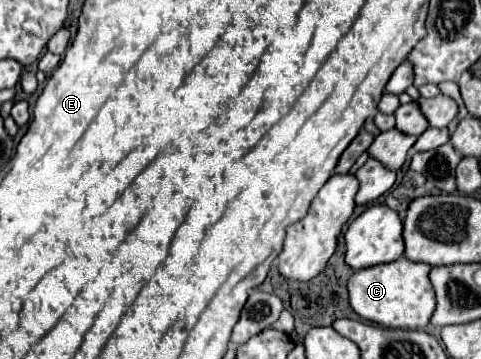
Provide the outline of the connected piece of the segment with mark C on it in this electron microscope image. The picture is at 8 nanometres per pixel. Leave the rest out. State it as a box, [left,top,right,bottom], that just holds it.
[349,257,435,329]

